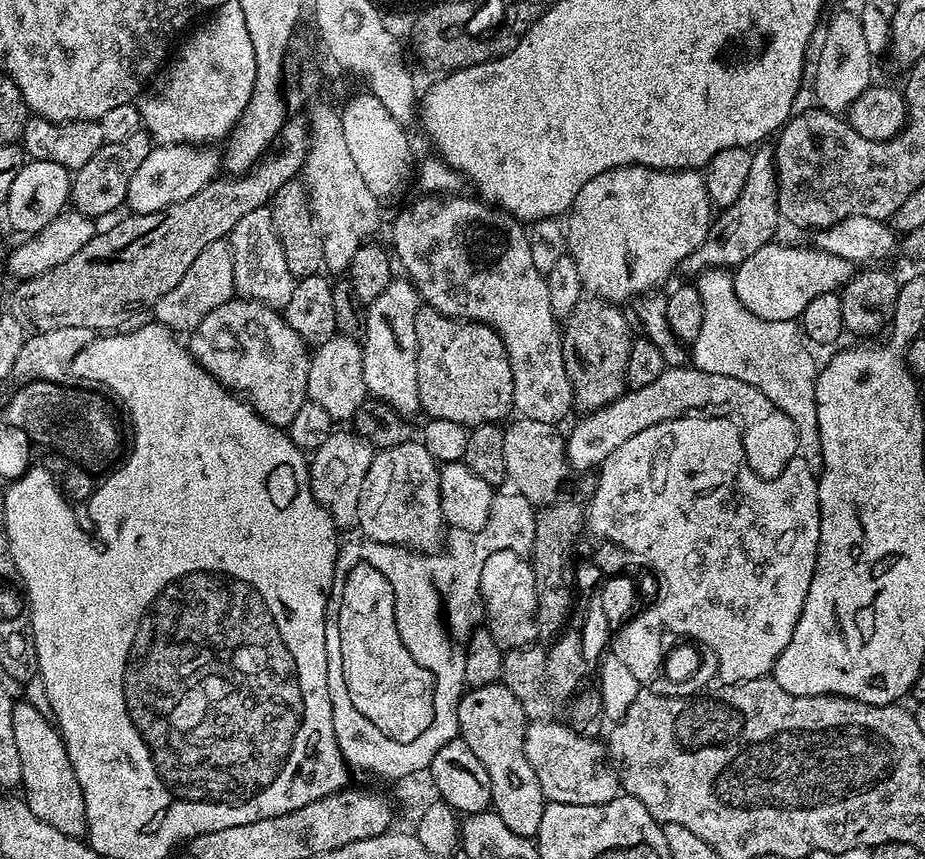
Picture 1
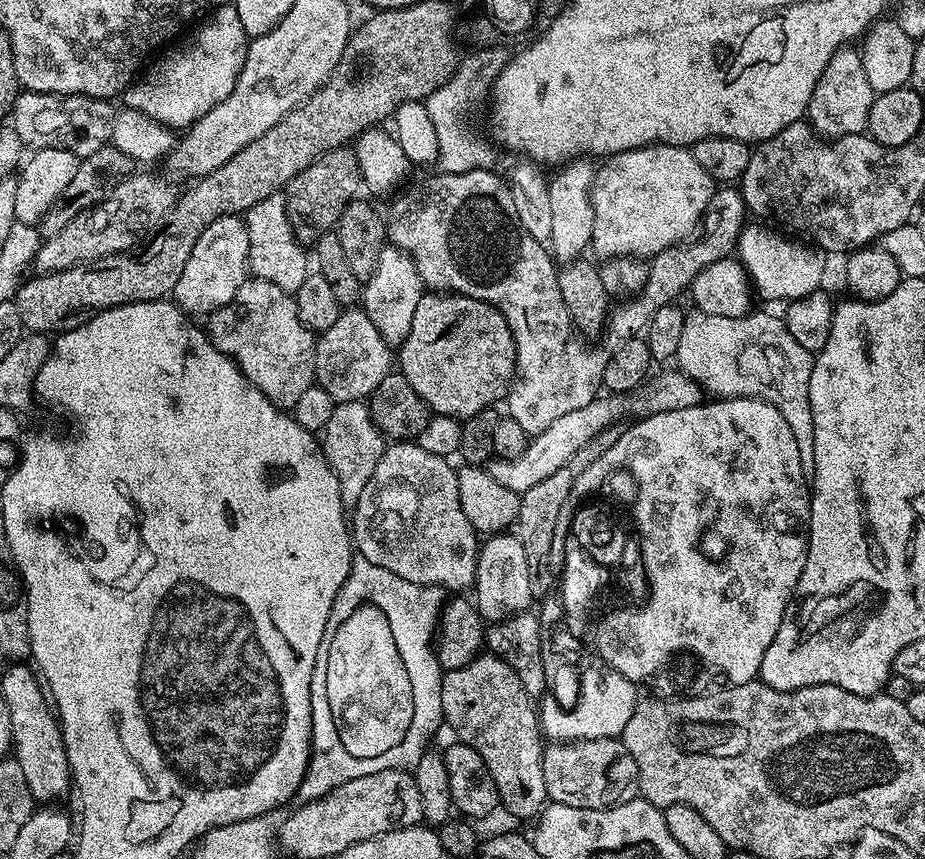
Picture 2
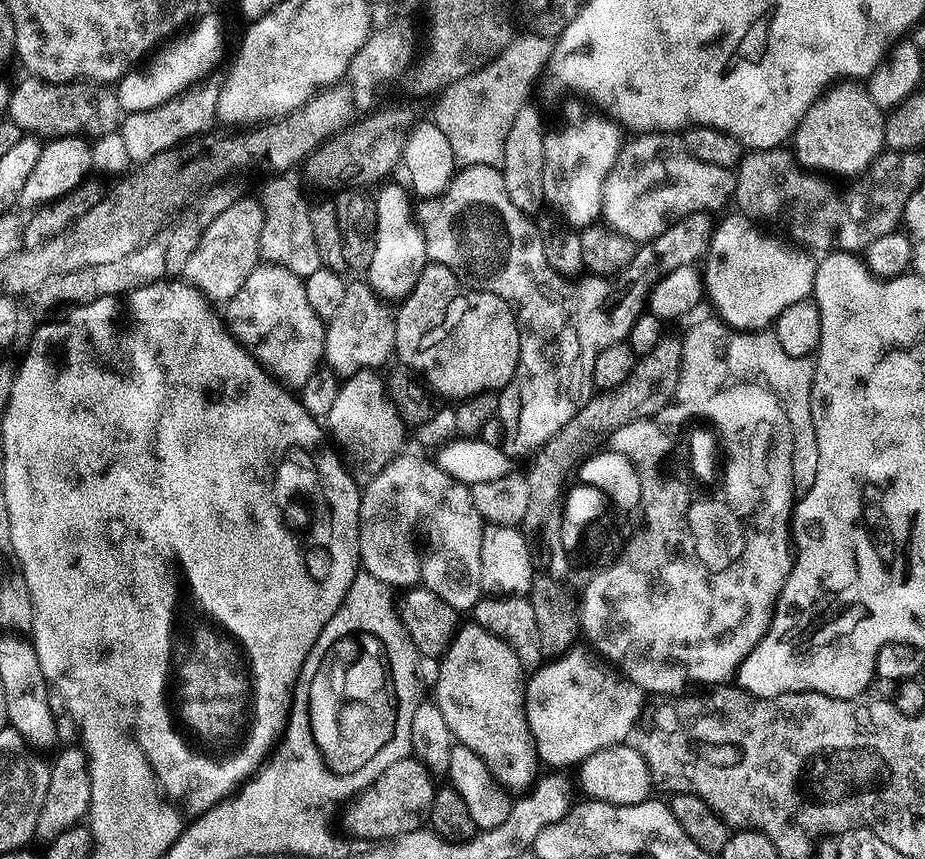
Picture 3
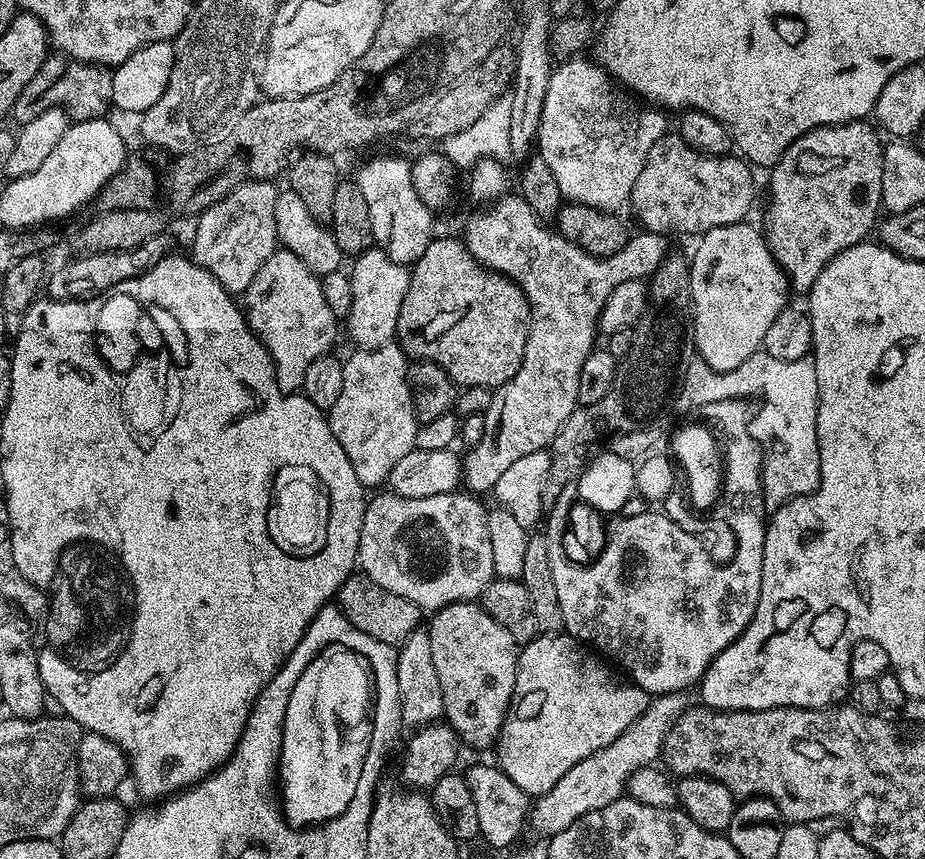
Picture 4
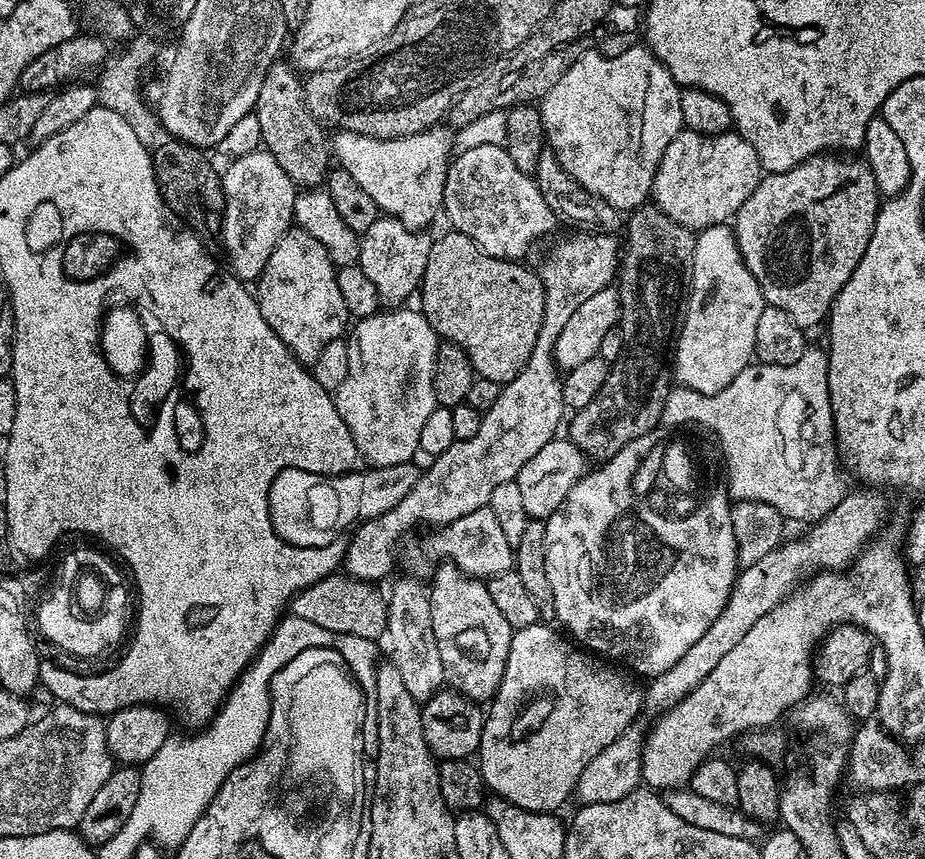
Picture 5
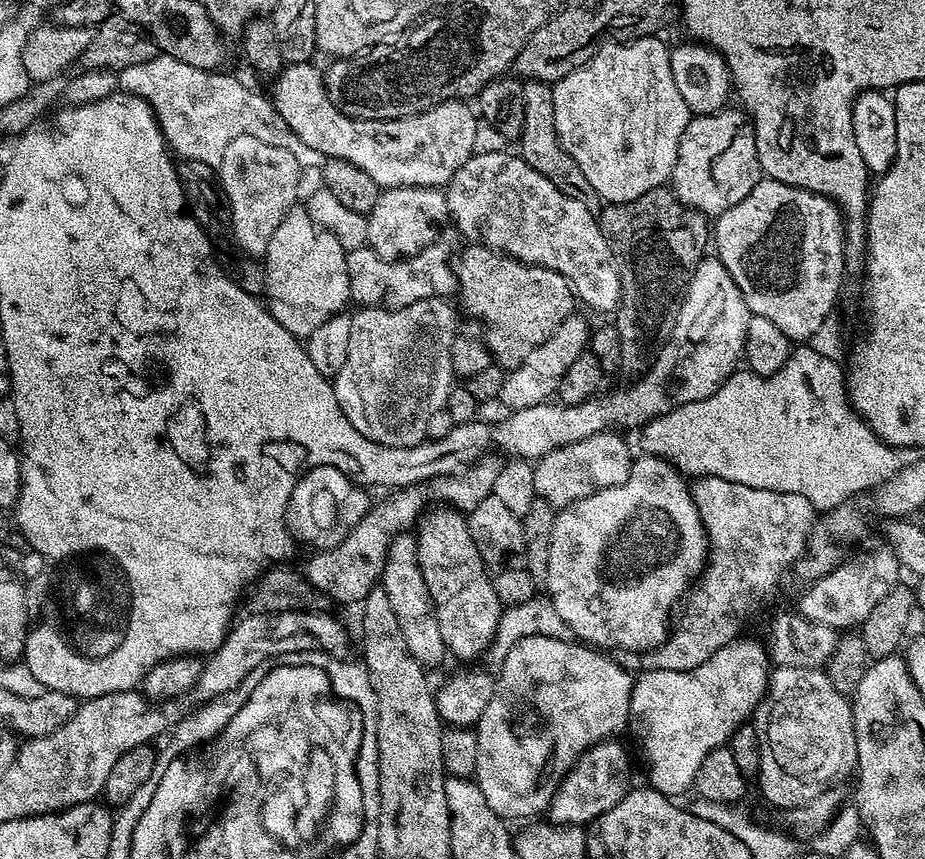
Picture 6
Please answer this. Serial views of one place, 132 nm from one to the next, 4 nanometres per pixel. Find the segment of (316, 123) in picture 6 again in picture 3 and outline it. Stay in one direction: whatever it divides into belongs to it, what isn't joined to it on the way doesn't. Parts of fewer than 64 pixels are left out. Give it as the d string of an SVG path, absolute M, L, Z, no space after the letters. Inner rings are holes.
M392 182L381 183L374 192L376 241L374 258L370 258L370 266L366 273L366 283L385 301L399 302L410 294L410 290L414 290L414 282L418 282L429 259L422 230L416 222L414 200L409 189L403 183L388 183Z

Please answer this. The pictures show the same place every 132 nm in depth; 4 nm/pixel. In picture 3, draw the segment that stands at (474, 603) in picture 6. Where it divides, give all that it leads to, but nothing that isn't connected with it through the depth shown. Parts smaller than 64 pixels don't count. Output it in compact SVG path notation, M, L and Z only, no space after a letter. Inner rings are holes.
M475 622L467 623L457 627L448 649L439 657L440 669L436 672L434 699L438 710L442 710L442 718L446 718L446 726L452 732L453 741L462 746L470 746L470 750L474 750L474 754L486 762L490 774L494 774L496 781L507 788L509 793L523 794L536 783L542 768L524 713L526 670L518 662L514 650L502 642L502 638L490 634L490 630Z

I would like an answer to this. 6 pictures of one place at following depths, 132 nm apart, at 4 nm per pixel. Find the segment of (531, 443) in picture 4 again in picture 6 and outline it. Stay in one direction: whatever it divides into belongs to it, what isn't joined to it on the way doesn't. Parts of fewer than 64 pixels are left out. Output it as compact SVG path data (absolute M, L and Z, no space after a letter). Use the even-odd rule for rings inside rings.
M488 454L470 468L464 468L449 476L435 476L427 482L408 482L405 488L392 492L380 505L369 507L365 514L346 534L338 546L313 551L308 565L302 569L303 575L316 591L327 596L329 601L340 604L359 605L372 588L377 587L384 563L388 557L388 543L395 536L407 533L408 528L419 521L422 513L433 502L457 509L465 514L471 512L482 498L492 495L494 482L498 482L498 474L502 460L499 455ZM500 458L500 459L499 459ZM432 500L432 501L431 501Z

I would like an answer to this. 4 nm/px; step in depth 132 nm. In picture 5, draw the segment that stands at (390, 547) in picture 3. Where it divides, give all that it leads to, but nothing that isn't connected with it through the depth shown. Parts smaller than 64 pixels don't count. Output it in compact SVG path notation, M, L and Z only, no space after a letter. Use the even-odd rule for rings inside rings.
M479 508L474 510L474 514L466 514L454 522L443 525L439 530L432 530L424 540L424 545L420 548L420 556L424 560L429 560L432 566L439 565L441 562L451 562L457 564L467 576L477 578L487 578L494 574L511 572L514 568L514 545L506 542L506 534L502 531L502 526L498 523L498 518L489 508Z

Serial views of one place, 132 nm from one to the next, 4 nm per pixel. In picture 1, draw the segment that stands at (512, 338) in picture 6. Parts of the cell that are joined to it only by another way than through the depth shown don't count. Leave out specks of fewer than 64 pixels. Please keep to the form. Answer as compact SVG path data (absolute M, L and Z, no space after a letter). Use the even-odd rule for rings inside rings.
M421 306L414 318L414 334L418 334L418 398L421 409L425 413L428 411L429 417L465 424L470 430L479 424L500 424L509 419L508 412L513 411L514 374L510 370L506 346L493 328L467 320L453 320L433 308Z

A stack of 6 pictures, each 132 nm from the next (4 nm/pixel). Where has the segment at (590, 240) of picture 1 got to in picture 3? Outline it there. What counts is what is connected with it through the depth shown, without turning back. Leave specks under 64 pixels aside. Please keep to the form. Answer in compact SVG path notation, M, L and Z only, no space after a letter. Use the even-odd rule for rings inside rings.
M645 132L636 134L620 149L618 158L606 178L606 186L602 194L603 223L613 228L626 238L643 242L652 240L658 234L691 212L707 212L716 214L719 208L724 208L735 197L736 178L731 168L710 166L710 162L698 162L690 150L686 150L683 139L667 132Z

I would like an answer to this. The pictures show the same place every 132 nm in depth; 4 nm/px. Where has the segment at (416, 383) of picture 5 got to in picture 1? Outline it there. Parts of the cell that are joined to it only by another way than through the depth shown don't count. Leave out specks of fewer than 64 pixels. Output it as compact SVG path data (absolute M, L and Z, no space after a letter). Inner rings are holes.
M334 430L318 450L311 453L308 477L312 493L317 502L330 514L337 529L357 527L358 498L362 494L362 482L366 482L366 470L374 455L371 444L367 444L351 430Z

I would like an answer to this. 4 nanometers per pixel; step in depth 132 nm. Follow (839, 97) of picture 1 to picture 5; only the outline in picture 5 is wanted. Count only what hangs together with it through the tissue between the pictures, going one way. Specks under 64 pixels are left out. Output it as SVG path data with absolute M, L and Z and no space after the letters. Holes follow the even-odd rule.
M821 154L811 156L808 160L803 160L801 164L785 172L769 172L761 175L754 194L750 194L750 198L746 198L746 202L742 202L742 206L736 211L734 217L734 231L738 242L738 250L750 270L750 274L754 274L758 286L762 290L765 305L769 308L786 310L786 314L790 314L790 318L794 318L794 322L805 330L811 330L815 324L823 325L825 323L836 296L842 290L842 286L846 286L850 274L854 274L858 262L862 262L862 254L866 254L866 242L870 242L870 234L874 230L876 214L880 211L882 197L878 186L874 182L874 174L870 170L868 161L863 158L855 160L852 156L855 155Z

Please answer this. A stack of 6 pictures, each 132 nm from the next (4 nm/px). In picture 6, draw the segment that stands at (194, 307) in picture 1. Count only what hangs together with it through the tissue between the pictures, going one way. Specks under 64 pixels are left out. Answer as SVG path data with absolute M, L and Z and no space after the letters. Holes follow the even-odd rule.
M243 136L234 138L234 142L226 146L218 175L232 210L230 236L236 239L245 257L262 258L282 218L297 207L302 175L300 163L294 159L294 154L290 154L290 150L282 150L282 146L262 142L262 138Z

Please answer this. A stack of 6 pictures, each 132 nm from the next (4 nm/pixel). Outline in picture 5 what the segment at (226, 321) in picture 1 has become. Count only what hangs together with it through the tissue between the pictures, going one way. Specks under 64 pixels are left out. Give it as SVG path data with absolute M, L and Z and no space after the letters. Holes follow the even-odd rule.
M292 226L282 234L278 246L274 246L270 262L266 262L254 284L262 318L270 322L270 330L286 342L305 366L311 366L326 345L341 339L350 328L346 302L342 302L342 293L338 291L336 269L322 242L306 234L306 230Z

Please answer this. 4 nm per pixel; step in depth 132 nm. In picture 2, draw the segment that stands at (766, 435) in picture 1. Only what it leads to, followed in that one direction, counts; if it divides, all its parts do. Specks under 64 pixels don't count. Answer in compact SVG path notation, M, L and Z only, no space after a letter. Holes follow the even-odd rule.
M671 370L661 376L653 375L643 386L627 394L600 394L590 402L590 406L582 406L582 410L573 410L570 414L557 418L546 430L535 433L525 443L522 454L509 460L493 458L488 461L486 471L494 482L506 486L506 490L514 490L523 494L530 486L538 486L542 478L550 478L554 470L566 464L586 444L590 438L602 434L610 427L619 425L623 416L643 418L653 416L666 410L686 410L690 406L701 403L702 389L684 372Z

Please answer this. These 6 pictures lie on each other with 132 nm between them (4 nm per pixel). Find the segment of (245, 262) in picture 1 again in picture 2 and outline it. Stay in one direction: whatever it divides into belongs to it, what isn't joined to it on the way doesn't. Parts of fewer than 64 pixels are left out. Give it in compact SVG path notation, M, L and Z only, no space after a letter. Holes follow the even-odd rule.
M283 191L270 194L270 198L262 198L258 206L254 206L246 213L243 221L250 234L249 273L255 279L274 282L282 286L284 292L295 294L298 286L302 286L302 282L306 282L306 278L310 275L310 268L308 268L310 256L305 245L296 239L294 230L290 226Z

